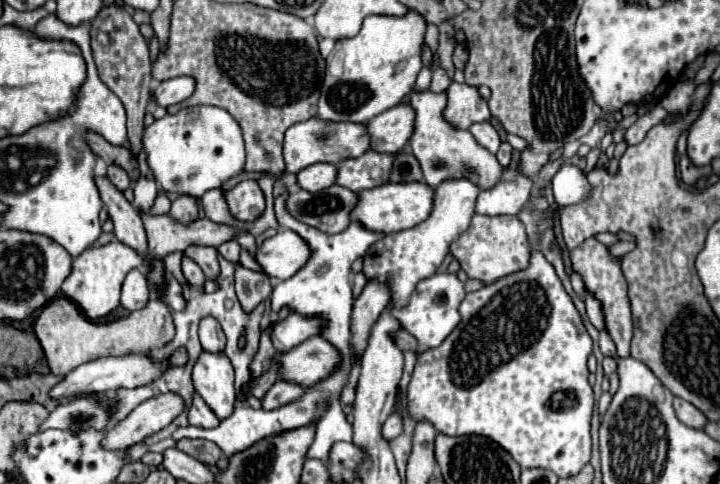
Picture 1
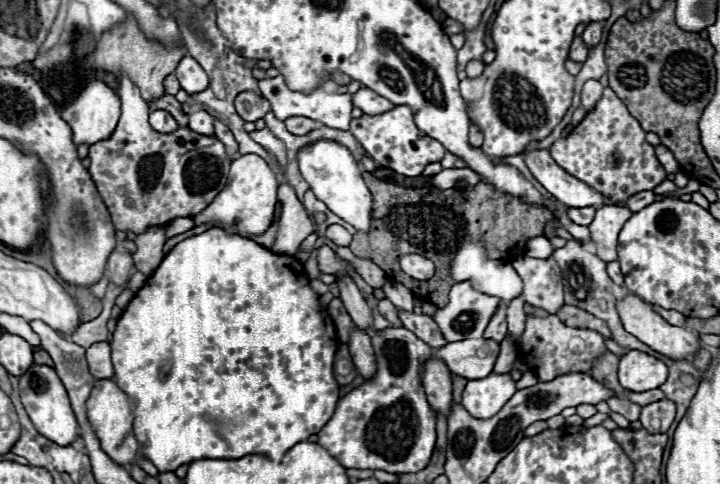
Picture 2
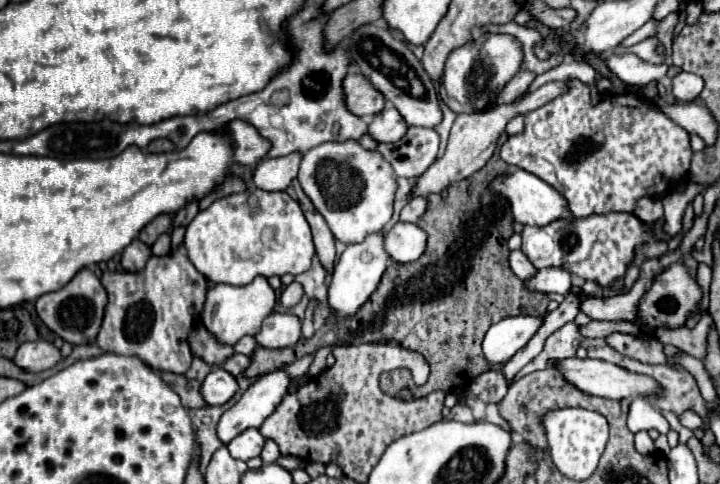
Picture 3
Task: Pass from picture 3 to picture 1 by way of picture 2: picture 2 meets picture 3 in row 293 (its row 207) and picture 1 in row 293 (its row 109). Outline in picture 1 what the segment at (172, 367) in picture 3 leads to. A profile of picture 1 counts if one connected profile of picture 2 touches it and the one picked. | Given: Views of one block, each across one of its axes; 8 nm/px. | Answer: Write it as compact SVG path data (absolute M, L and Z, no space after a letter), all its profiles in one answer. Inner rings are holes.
M130 270L124 284L122 284L122 298L120 304L126 310L140 310L146 306L150 294L148 294L148 284L146 278L142 276L140 270Z

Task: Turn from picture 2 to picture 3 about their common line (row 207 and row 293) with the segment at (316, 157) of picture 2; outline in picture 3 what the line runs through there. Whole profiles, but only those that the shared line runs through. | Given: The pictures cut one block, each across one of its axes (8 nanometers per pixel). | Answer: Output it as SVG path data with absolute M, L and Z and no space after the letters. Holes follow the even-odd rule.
M370 234L364 238L364 242L350 244L342 252L338 264L334 266L332 282L328 286L328 306L330 306L332 314L338 318L342 318L342 316L352 318L376 290L376 286L388 266L388 260L390 258L384 252L384 234Z

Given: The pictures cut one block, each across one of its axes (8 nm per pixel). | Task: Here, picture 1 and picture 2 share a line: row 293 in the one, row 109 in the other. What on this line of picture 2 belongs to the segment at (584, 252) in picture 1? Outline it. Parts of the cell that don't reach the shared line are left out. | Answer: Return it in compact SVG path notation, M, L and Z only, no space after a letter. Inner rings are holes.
M604 88L596 106L588 110L584 120L566 138L558 138L550 146L550 154L568 174L584 180L608 200L624 204L628 196L642 190L654 190L662 180L666 180L666 172L654 156L654 146L644 140L644 134L646 132L628 112L624 102L610 88Z

